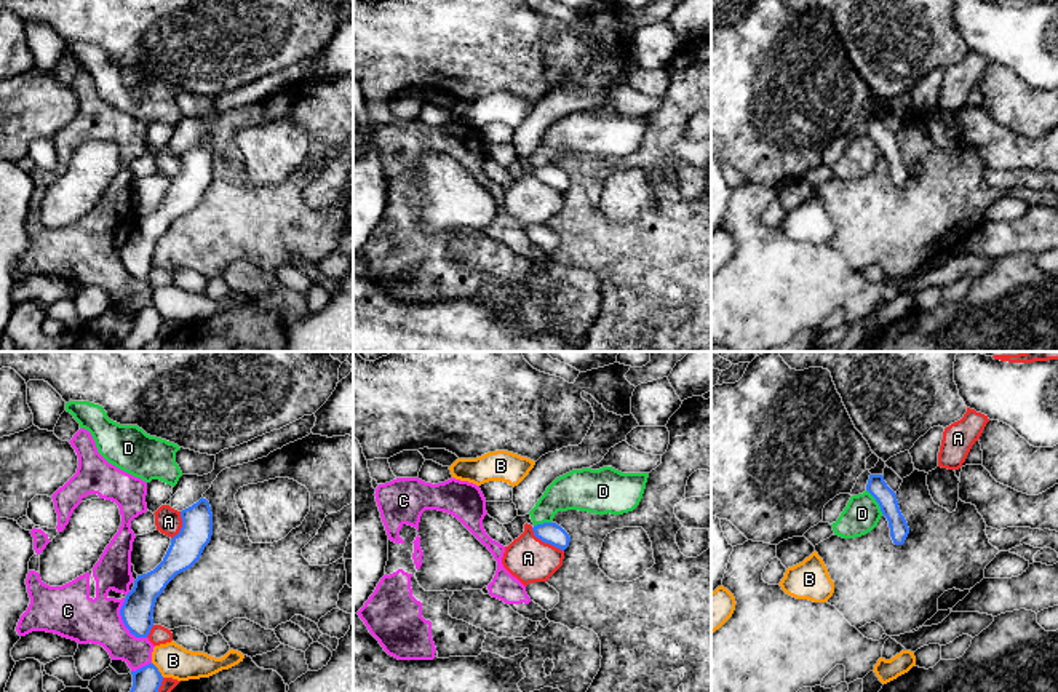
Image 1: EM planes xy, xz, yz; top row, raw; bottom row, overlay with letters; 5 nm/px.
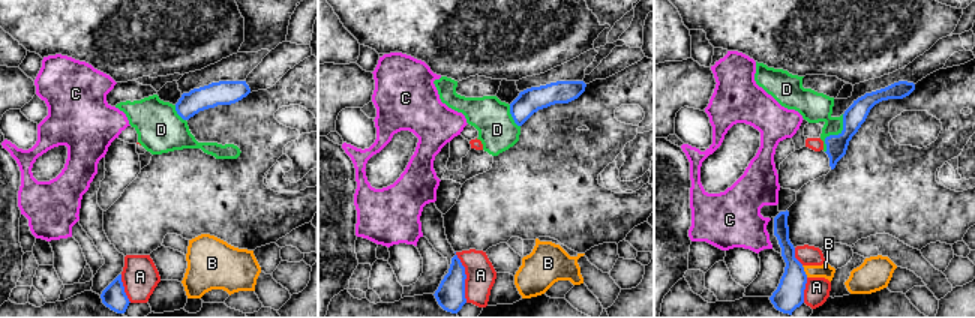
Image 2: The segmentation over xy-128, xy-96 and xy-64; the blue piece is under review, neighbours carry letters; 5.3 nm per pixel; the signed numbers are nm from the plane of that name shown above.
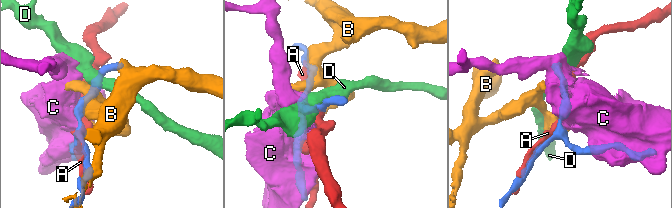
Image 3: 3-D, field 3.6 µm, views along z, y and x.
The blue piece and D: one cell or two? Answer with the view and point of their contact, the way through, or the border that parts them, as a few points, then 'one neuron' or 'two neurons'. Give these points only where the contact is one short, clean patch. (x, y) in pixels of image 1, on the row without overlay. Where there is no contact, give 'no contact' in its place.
meets blue in yz at (876, 143); border along yz (867, 131), (882, 155); two neurons

